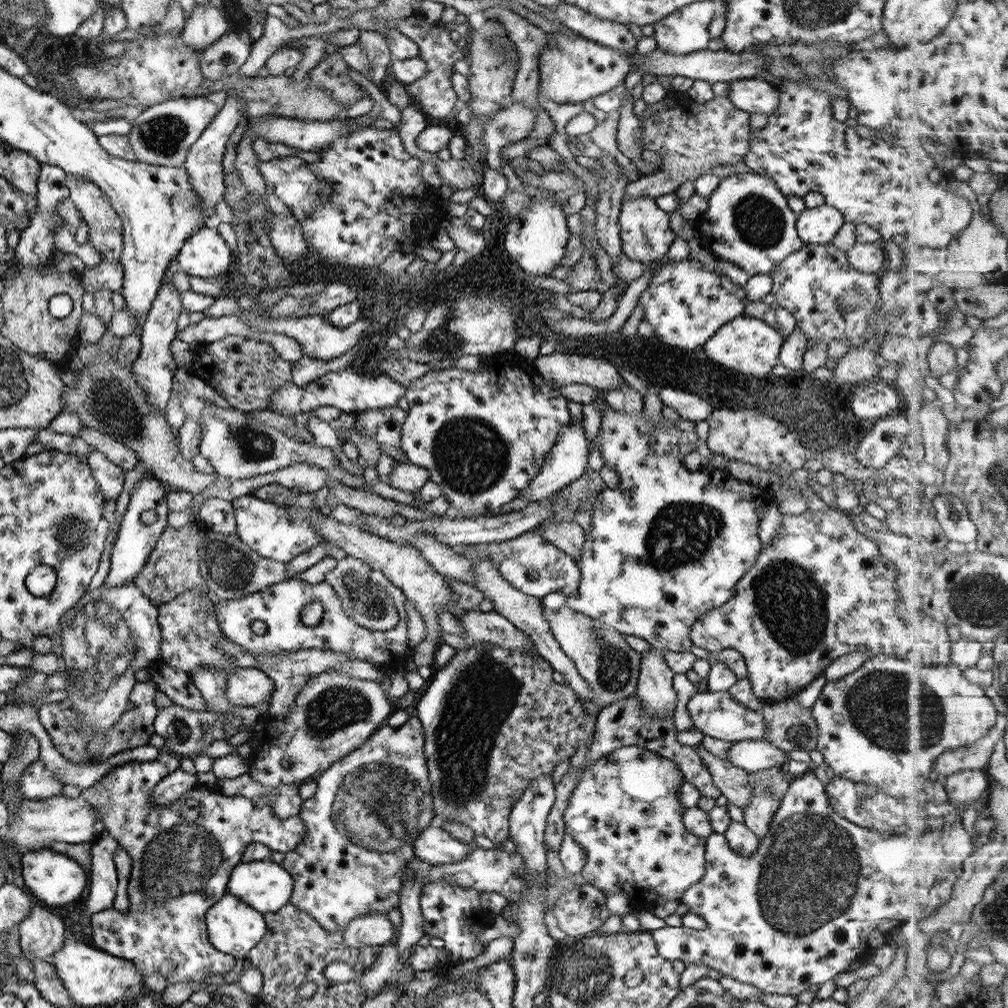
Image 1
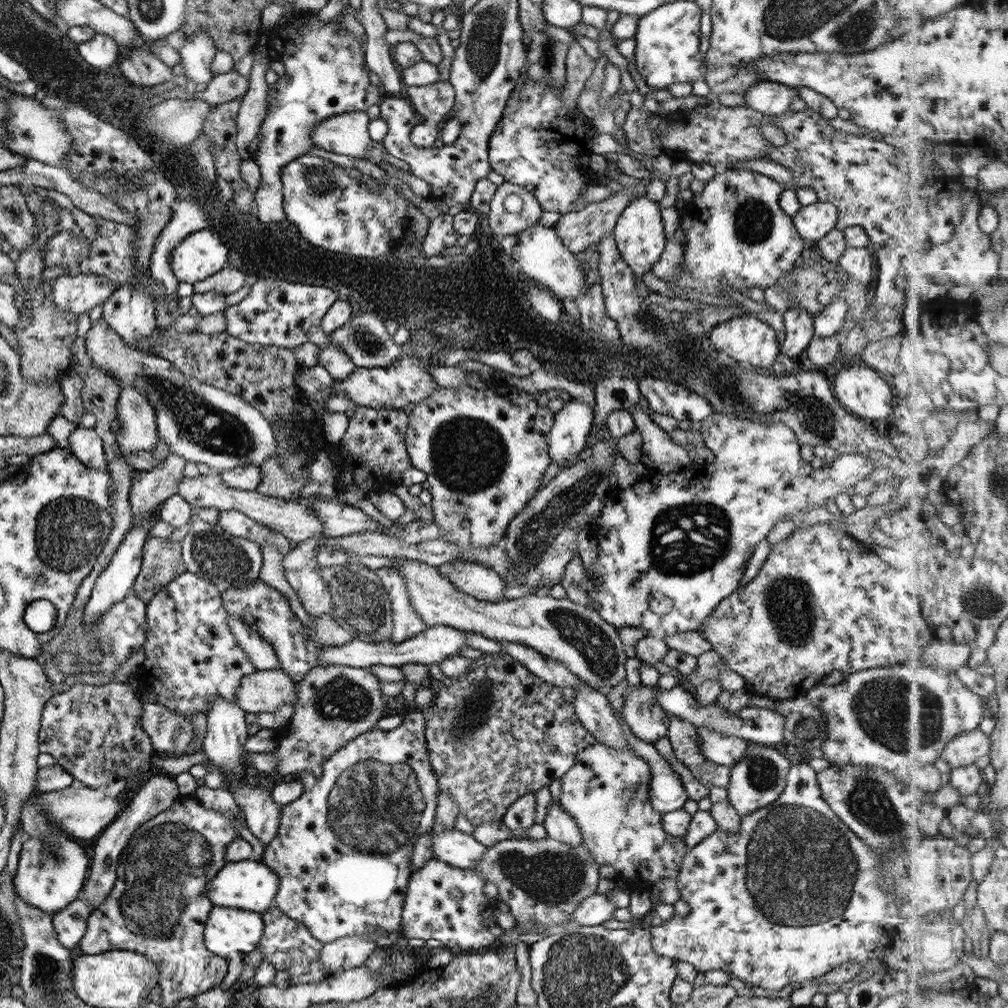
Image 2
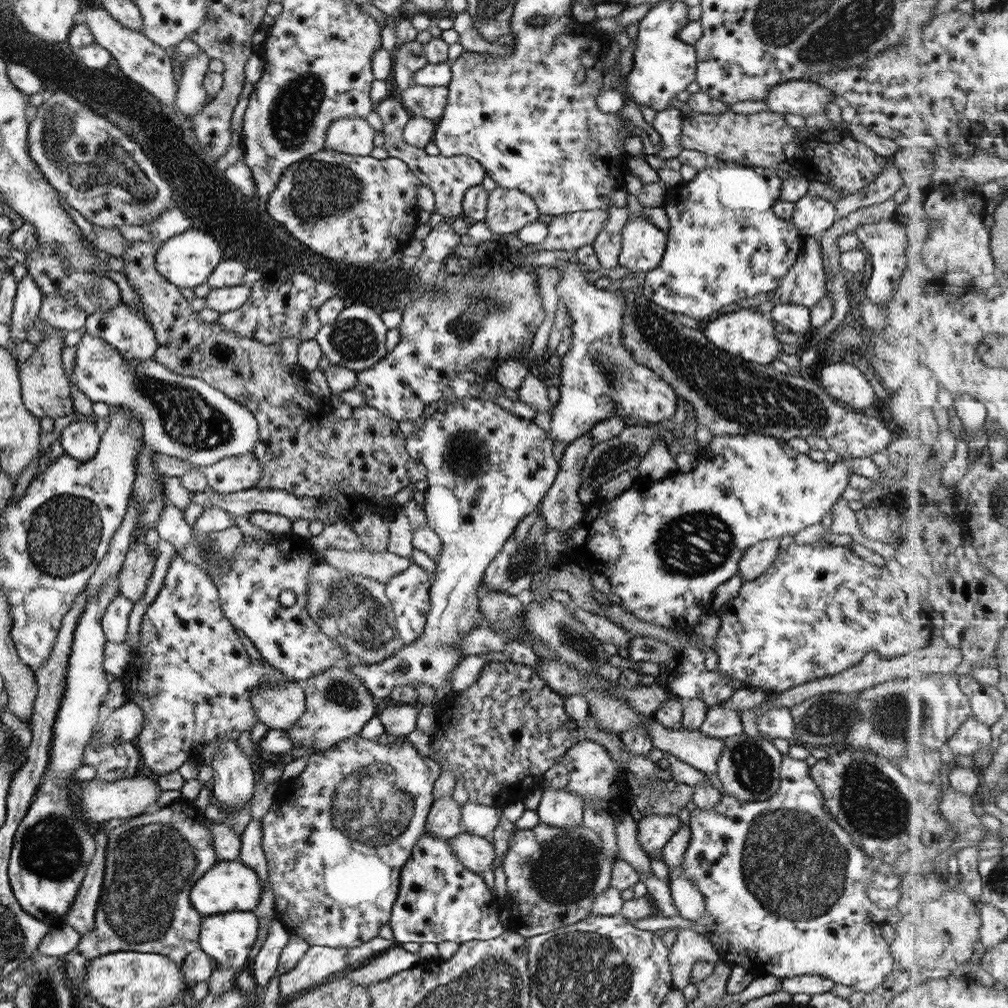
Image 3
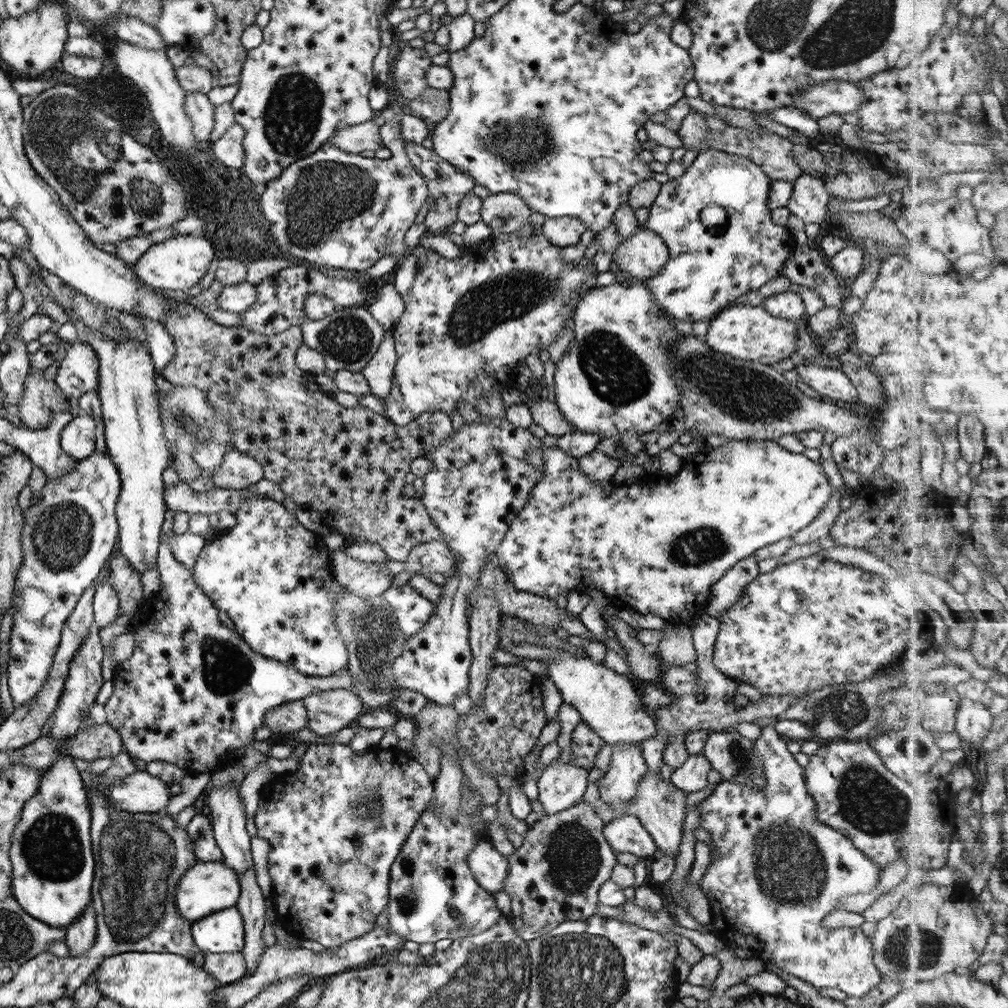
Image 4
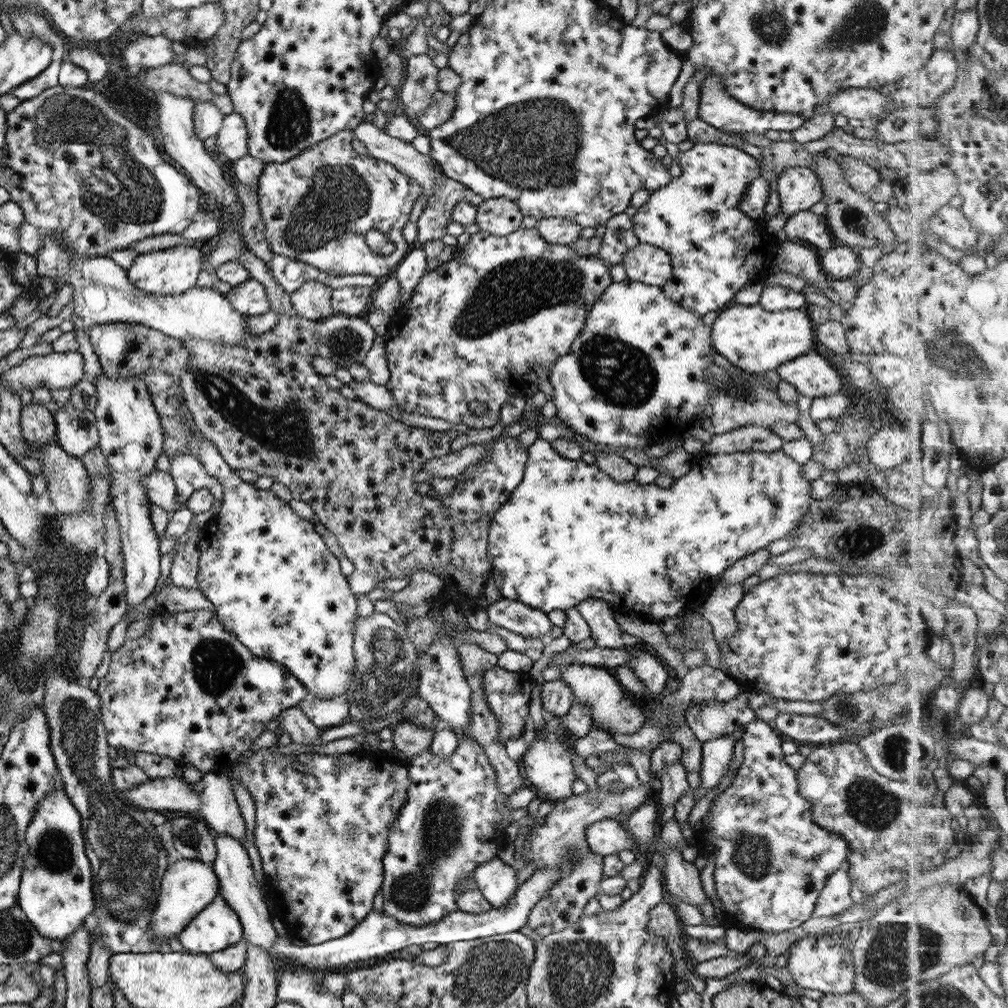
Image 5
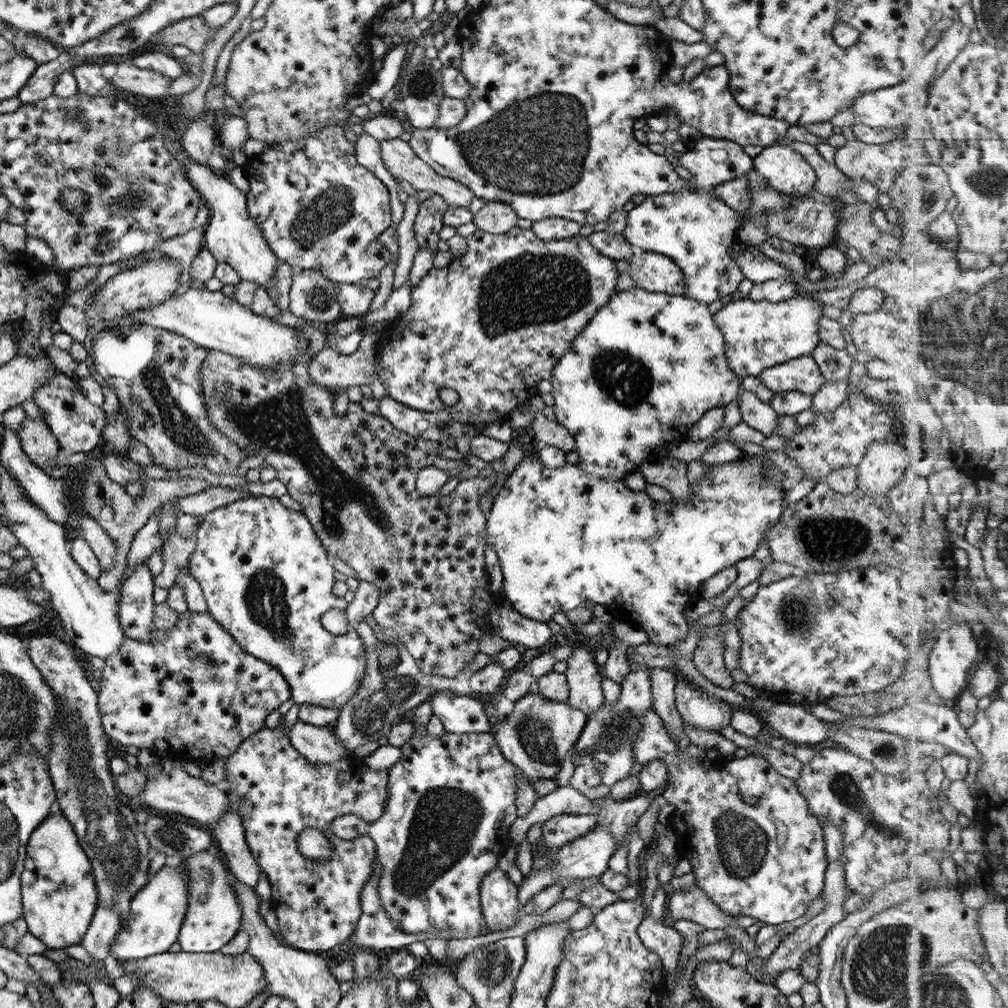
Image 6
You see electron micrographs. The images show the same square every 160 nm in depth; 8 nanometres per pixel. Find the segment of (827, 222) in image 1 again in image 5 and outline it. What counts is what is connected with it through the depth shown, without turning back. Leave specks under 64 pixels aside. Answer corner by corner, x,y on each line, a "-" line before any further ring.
787,167
777,177
779,214
807,210
822,198
818,176
808,167

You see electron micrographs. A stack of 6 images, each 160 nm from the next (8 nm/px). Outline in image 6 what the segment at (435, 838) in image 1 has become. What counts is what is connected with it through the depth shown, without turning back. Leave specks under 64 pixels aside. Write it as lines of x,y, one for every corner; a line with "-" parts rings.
494,868
481,879
479,902
488,931
509,930
520,917
524,916
516,893
516,886
509,880
507,874
498,868

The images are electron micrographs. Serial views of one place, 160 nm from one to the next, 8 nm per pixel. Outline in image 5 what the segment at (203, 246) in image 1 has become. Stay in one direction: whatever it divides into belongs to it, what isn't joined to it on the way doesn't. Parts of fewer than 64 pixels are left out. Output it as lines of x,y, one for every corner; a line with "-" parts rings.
199,245
174,246
165,250
157,250
138,255
127,268
127,281
135,285
135,289
149,295
179,295
195,286
197,276
204,264

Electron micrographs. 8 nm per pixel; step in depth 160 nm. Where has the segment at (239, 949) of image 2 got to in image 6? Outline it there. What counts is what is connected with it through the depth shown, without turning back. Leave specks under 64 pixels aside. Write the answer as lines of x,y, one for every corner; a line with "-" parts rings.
213,846
182,858
187,869
186,909
177,935
177,944
183,952
215,952
227,944
240,928
241,903
227,884
227,876
220,861
222,855

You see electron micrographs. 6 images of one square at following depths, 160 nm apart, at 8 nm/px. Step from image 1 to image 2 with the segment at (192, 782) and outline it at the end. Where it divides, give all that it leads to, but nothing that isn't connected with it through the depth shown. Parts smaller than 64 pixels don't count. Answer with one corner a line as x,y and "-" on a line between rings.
170,775
151,777
137,790
136,794
131,794
131,798
129,798
129,802
124,807
124,810
100,832
97,840
95,840
93,856
90,858
88,867
88,875
85,878
78,900
83,900
90,906
95,907
105,900
105,897
113,888
113,880
117,876
119,855
123,852
132,832
140,824
169,809
177,798
179,798
177,785
175,785
175,781

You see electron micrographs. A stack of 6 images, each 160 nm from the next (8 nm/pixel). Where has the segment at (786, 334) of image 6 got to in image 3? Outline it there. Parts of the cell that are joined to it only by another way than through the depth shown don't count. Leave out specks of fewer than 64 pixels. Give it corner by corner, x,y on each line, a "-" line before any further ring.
739,309
722,315
713,315
705,324
707,324
707,328
703,330
705,339
727,354
741,357
743,360
767,365
781,351
773,331
773,321
765,320
756,309

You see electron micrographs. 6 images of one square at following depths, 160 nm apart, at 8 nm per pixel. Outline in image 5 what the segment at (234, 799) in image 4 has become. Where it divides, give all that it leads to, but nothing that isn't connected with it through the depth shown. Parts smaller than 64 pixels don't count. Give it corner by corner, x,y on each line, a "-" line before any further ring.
214,834
214,847
216,850
211,862
213,873
219,881
218,894
233,909
242,928
242,938
253,946
260,946
261,950
270,952
270,947
276,942
276,932
268,917
269,911
265,907
263,896
257,888
257,880
251,867
250,858
239,840
226,834

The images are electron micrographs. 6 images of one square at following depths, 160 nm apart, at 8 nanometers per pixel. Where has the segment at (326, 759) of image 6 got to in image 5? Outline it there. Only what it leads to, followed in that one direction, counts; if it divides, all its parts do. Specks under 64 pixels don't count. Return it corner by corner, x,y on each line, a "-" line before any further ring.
297,706
289,707
277,716
279,733
285,733
291,738
291,743
315,745
317,738
323,733
322,729
313,726
309,719

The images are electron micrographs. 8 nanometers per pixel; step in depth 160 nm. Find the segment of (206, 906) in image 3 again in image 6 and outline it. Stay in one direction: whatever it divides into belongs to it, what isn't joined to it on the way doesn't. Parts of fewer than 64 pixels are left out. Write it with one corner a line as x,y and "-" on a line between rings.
181,861
174,868
163,866
147,880
129,901
128,915
124,916
122,925
115,933
108,948
108,954
115,960
139,960
146,956
167,952
167,948
176,942
182,916
186,909
187,869

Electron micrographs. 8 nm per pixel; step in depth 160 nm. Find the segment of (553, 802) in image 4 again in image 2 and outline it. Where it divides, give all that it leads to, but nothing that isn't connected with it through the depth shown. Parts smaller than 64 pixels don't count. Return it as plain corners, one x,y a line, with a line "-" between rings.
554,805
547,810
545,820
543,820
546,836
553,840
561,841
570,847
576,847
582,842
582,836
577,824
563,812
559,805

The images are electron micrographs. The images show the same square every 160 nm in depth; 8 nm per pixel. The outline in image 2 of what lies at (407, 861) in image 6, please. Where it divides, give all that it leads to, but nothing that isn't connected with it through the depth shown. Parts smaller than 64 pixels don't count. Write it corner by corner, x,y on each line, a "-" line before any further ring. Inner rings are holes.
429,857
422,865
409,876
398,932
407,939
439,940
455,955
494,946
503,930
495,924
493,914
485,912
491,897
483,892
483,878
475,869
454,868
435,857
-
453,890
459,890
461,897
453,899

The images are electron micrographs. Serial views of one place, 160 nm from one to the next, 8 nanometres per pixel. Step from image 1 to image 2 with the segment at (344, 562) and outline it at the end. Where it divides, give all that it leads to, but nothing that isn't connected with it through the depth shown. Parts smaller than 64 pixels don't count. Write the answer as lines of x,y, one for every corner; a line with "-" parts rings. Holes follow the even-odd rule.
196,511
190,516
191,527
181,540
180,555
185,570
198,574
201,578
208,580
222,593
225,589
237,588
245,583
252,583
258,579
258,572
262,565
262,554
260,548
253,542
232,536
219,528
217,524
203,522
-
318,539
300,541
281,559
283,575
295,591
302,608
310,616
329,615
360,641
378,643
388,638
392,631
391,598
374,571
353,562
332,567
317,566
314,548
317,548

